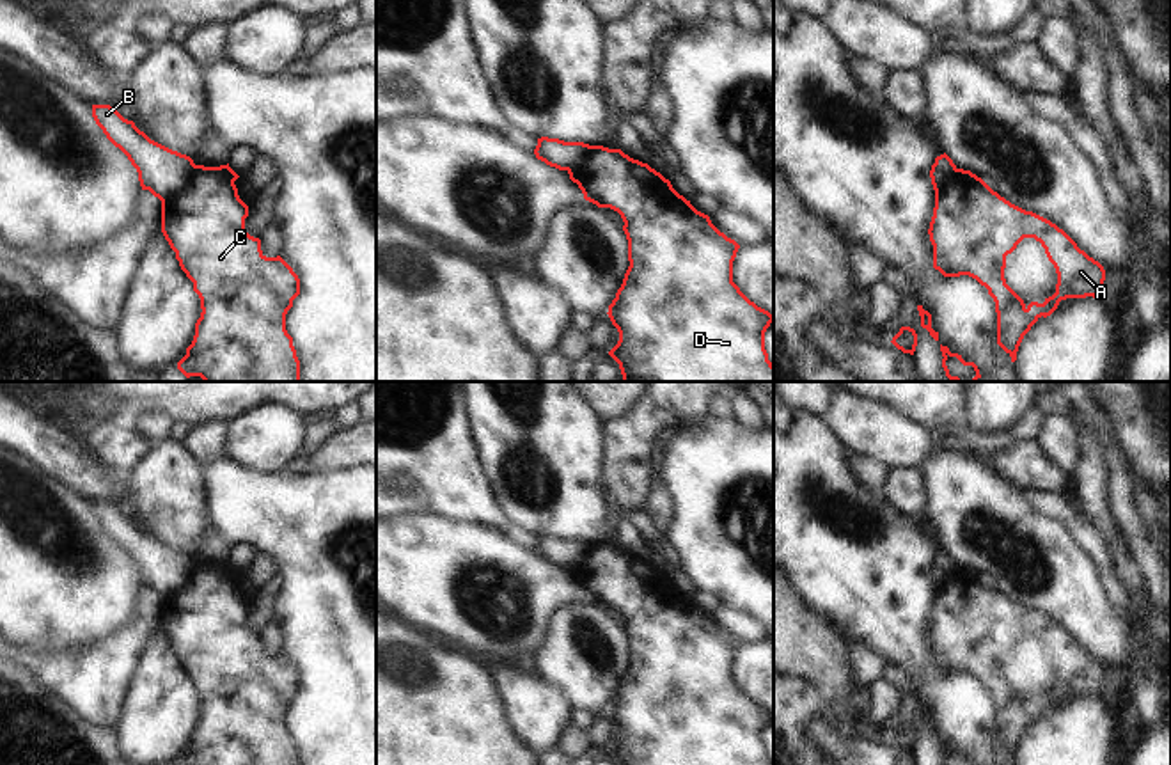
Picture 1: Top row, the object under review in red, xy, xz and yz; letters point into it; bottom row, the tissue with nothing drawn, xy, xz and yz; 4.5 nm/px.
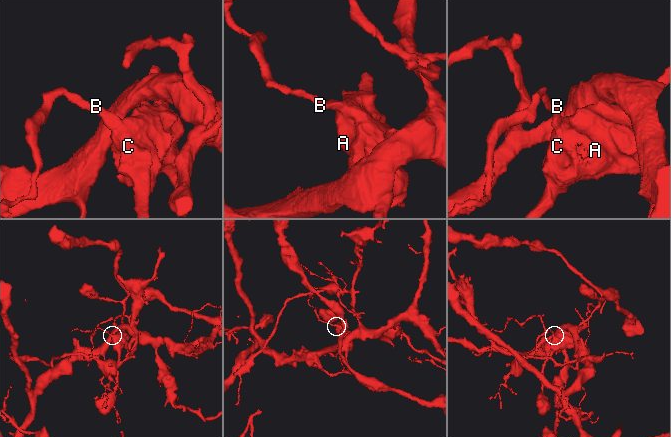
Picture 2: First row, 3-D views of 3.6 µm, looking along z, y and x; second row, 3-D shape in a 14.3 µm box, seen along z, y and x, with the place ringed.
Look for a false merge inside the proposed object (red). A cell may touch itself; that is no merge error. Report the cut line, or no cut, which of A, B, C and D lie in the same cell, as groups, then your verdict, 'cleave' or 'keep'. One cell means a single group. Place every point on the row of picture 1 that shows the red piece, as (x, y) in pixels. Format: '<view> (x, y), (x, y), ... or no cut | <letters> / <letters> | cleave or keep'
xy (196, 165), (187, 183), (162, 201) | A C D / B | cleave

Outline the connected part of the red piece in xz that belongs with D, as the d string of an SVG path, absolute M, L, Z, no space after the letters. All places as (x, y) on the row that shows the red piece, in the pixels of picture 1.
M593 146L568 174L586 201L617 211L625 222L630 266L607 312L619 332L609 355L619 364L623 382L774 382L774 364L765 350L765 332L774 316L733 282L733 261L740 245L680 195L669 179L621 149Z

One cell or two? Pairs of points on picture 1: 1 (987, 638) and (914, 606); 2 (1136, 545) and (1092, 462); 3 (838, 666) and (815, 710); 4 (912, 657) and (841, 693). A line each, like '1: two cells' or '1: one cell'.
1: two cells
2: two cells
3: two cells
4: two cells

